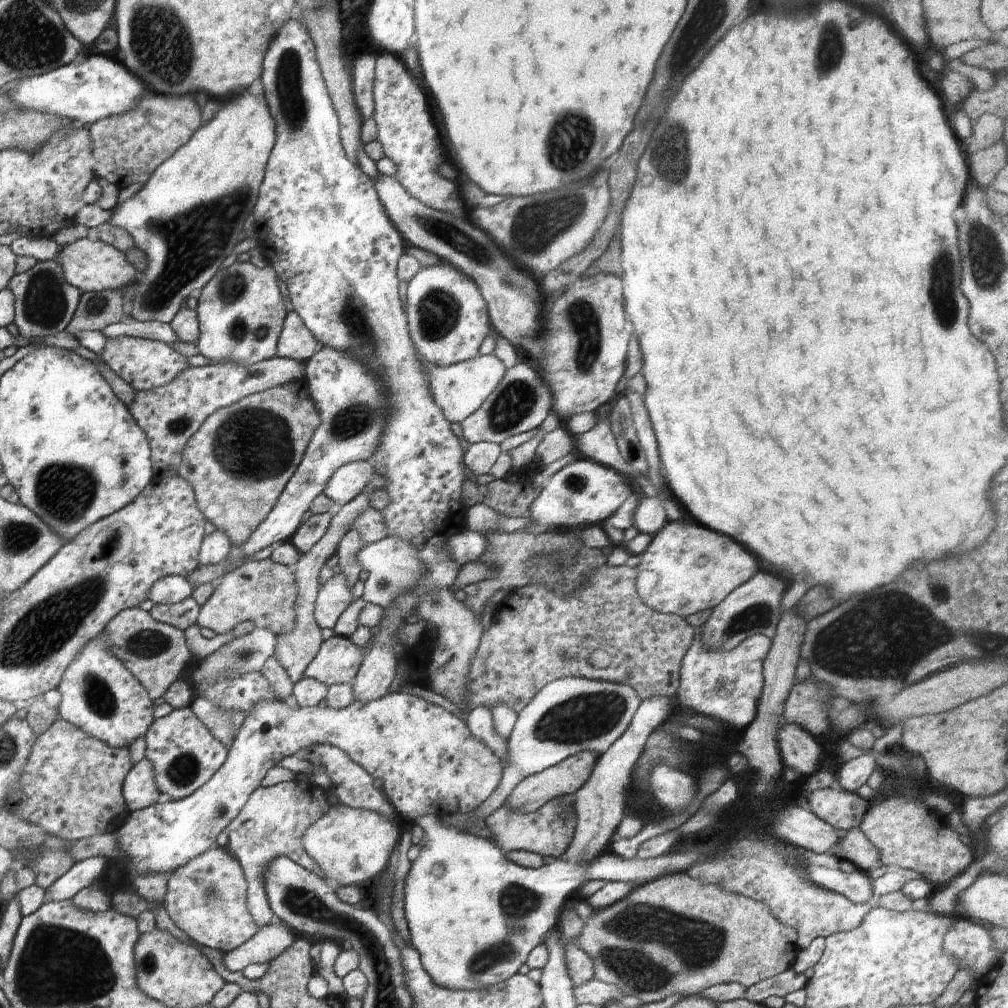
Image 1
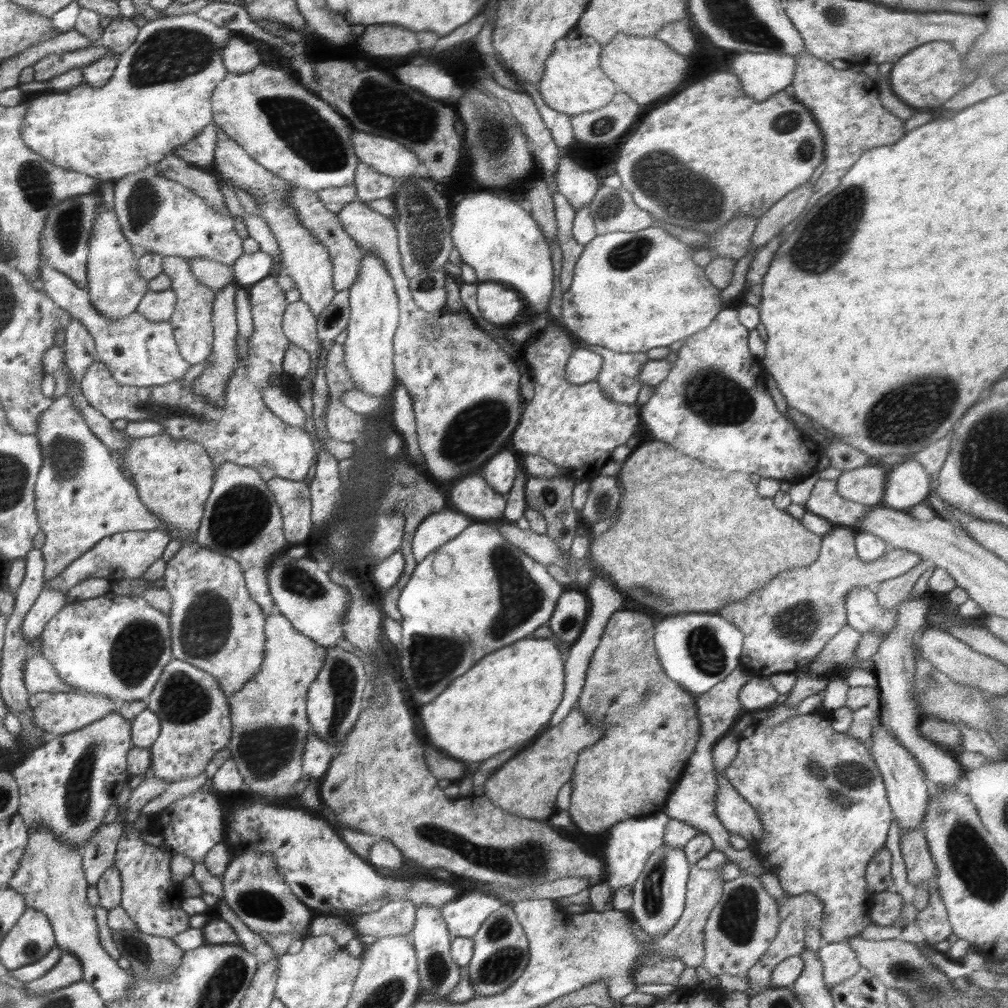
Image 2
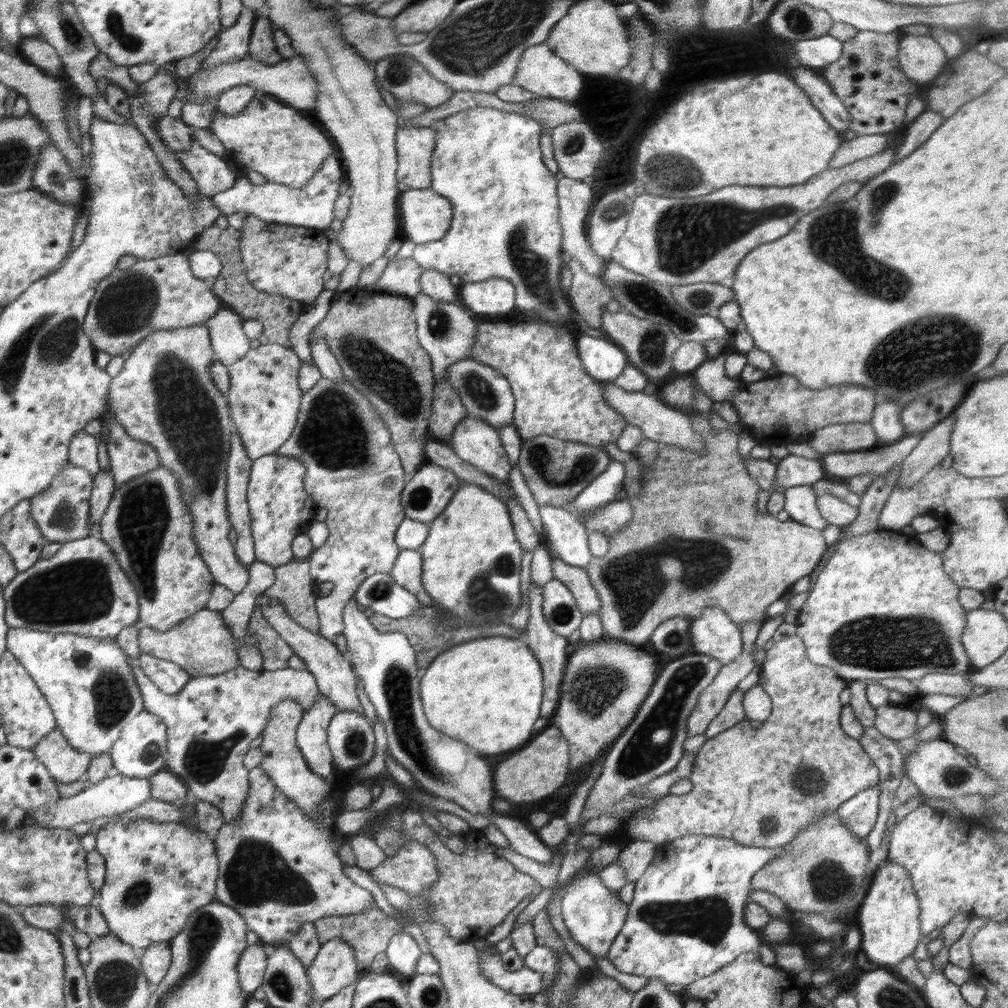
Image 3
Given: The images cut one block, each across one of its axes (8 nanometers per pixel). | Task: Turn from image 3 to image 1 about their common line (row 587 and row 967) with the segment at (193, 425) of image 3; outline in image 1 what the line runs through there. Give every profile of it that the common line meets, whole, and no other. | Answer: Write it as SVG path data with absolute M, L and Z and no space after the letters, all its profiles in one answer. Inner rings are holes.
M273 923L258 929L248 942L236 950L223 953L222 962L232 972L242 972L251 964L270 964L280 954L286 952L294 942L294 936L284 923Z

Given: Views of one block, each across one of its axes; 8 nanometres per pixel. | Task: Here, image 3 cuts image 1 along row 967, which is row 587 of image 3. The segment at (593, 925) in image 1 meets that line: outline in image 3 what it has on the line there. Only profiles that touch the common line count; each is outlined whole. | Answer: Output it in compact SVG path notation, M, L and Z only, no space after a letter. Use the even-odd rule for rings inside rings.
M696 415L696 417L692 418L692 428L694 428L694 432L698 432L702 436L704 446L706 446L706 454L700 455L696 451L690 451L690 449L684 449L684 447L679 447L672 443L659 443L658 455L652 462L652 467L643 467L642 486L640 486L638 494L626 498L631 507L631 520L623 527L623 530L619 530L617 534L609 538L606 555L603 558L593 557L585 567L590 582L596 589L598 598L600 598L599 615L604 628L604 638L618 639L636 645L636 647L643 647L643 644L648 639L651 639L652 632L662 622L669 620L668 618L674 618L674 616L698 618L698 616L702 616L702 610L706 610L706 608L724 610L730 617L730 621L738 626L746 625L747 623L763 626L770 618L766 615L766 608L772 602L780 599L796 580L808 576L818 565L825 552L827 547L826 541L823 534L818 530L803 526L791 519L787 522L780 522L775 516L762 514L760 510L757 510L757 494L760 492L761 487L756 483L756 479L748 473L742 455L738 455L736 434L732 434L732 432L722 434L722 430L714 431L710 421L703 415Z

